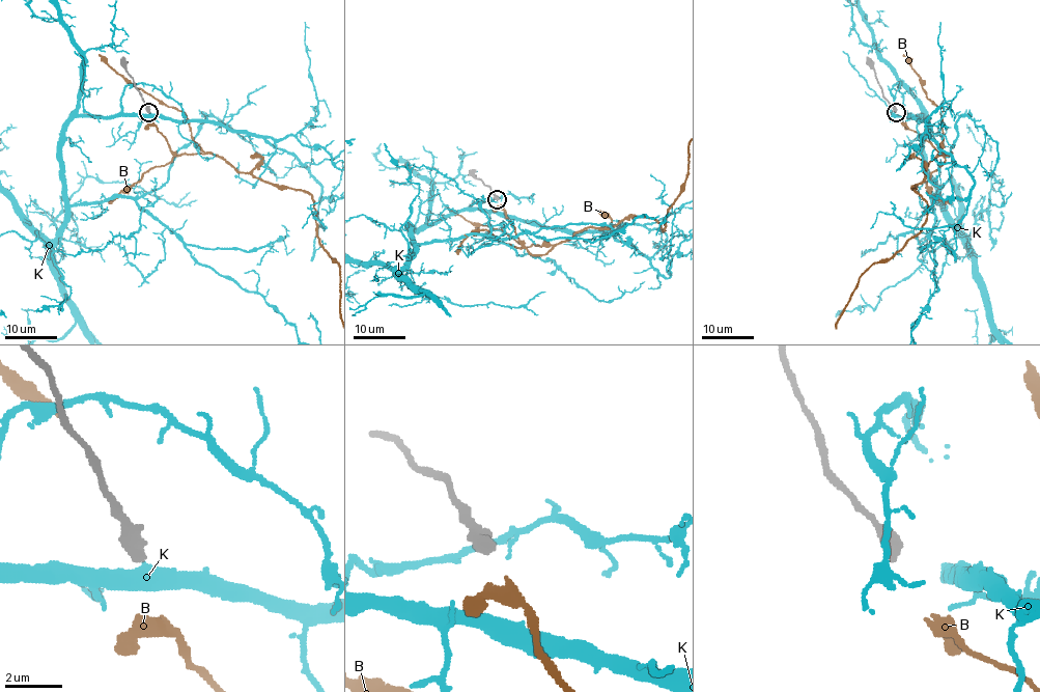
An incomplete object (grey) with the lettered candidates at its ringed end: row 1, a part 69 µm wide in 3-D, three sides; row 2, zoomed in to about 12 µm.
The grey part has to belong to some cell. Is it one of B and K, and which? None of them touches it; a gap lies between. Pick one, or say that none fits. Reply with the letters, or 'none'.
B

